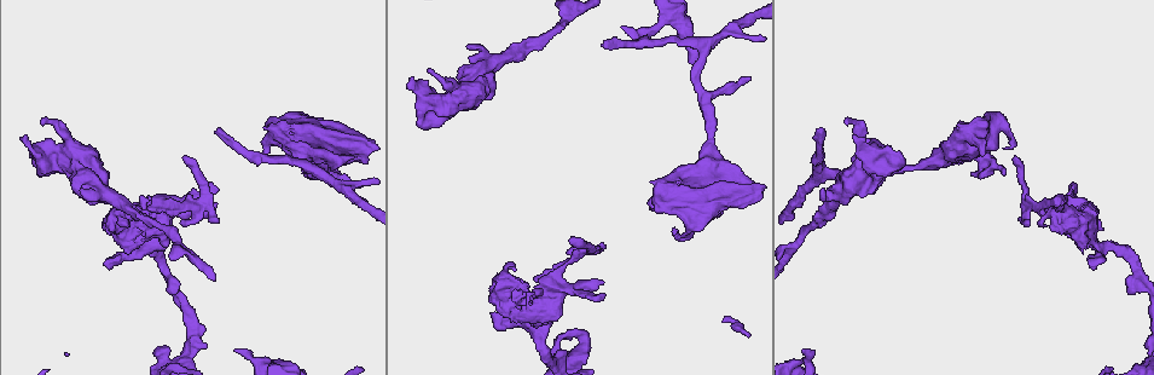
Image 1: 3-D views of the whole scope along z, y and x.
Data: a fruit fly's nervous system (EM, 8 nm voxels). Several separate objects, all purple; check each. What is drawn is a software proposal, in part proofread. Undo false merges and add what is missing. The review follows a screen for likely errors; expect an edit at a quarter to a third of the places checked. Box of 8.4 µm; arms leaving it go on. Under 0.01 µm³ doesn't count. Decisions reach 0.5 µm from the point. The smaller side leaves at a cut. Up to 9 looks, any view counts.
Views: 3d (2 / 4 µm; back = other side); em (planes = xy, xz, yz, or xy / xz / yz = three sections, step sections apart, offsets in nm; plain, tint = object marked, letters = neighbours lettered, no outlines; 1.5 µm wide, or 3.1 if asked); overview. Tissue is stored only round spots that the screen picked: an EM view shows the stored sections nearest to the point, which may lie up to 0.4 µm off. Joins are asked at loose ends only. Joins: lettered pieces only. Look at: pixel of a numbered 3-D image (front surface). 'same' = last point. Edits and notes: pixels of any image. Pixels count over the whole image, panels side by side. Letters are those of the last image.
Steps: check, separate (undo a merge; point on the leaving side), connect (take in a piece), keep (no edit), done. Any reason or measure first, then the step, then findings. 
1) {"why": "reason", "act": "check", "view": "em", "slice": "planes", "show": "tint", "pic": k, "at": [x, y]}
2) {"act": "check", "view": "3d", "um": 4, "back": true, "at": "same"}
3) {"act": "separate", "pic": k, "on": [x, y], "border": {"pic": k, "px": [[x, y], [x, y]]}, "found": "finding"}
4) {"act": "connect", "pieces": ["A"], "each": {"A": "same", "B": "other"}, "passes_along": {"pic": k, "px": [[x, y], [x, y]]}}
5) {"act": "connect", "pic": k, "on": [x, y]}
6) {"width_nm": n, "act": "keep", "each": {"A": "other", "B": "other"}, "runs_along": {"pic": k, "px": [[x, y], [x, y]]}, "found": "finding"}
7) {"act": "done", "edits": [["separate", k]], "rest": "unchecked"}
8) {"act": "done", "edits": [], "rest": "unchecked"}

{"why": "thin end", "act": "check", "view": "3d", "um": 4, "pic": 1, "at": [819, 135]}

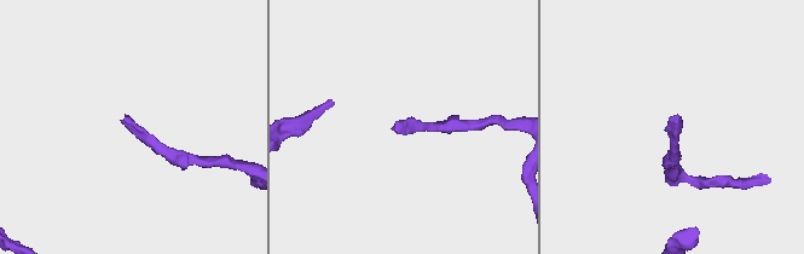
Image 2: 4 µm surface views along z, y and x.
{"act": "check", "view": "em", "slice": "xz", "step": 8, "show": "letters", "pic": 2, "at": [678, 123]}

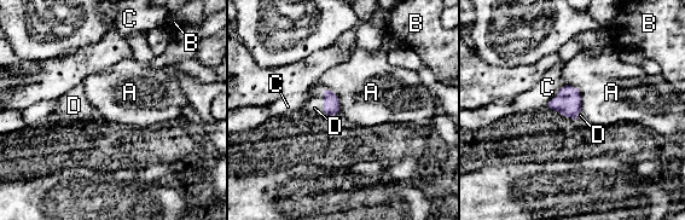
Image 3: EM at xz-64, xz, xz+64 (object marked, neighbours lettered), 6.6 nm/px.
{"why": "another direction", "act": "check", "view": "em", "slice": "planes", "show": "letters", "at": "same"}

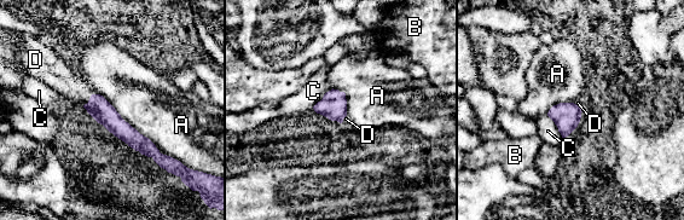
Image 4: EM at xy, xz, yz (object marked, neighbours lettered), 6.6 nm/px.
{"act": "connect", "pic": 4, "on": [59, 76], "each": {"A": "other", "B": "other", "C": "other", "D": "same"}, "passes_along": {"pic": 4, "px": [[98, 106], [91, 97], [59, 76]]}, "found": "it goes on there"}

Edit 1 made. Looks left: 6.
{"why": "an open end", "act": "check", "view": "em", "slice": "xy", "step": 4, "show": "tint", "pic": 1, "at": [336, 171]}

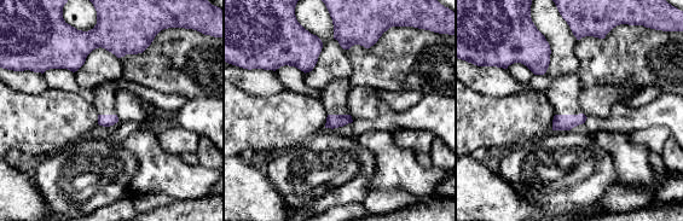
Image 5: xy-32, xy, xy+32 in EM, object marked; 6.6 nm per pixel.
{"act": "check", "view": "em", "slice": "planes", "show": "tint", "at": "same"}

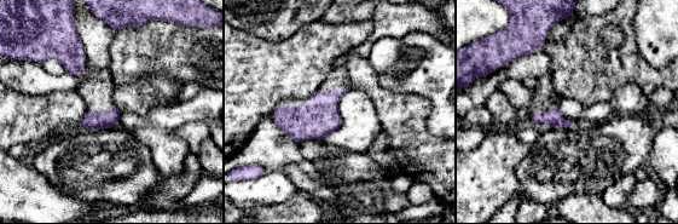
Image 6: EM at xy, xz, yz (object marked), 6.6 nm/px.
{"act": "check", "view": "em", "slice": "planes", "show": "letters", "at": "same"}

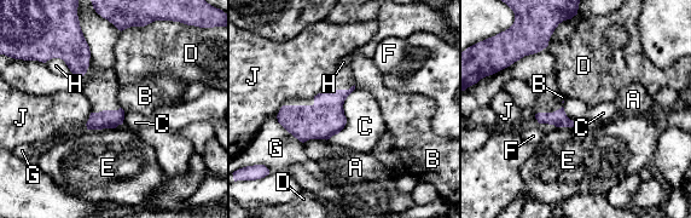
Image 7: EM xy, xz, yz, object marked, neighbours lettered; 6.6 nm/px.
{"act": "keep", "each": {"A": "other", "B": "other", "C": "other", "D": "other", "E": "other", "F": "other", "G": "other", "H": "other", "J": "other"}, "border": {"pic": 7, "px": [[354, 89], [346, 125], [330, 137]]}, "found": "none of them fits"}

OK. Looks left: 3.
{"why": "free end", "act": "check", "view": "3d", "um": 4, "pic": 1, "at": [180, 222]}

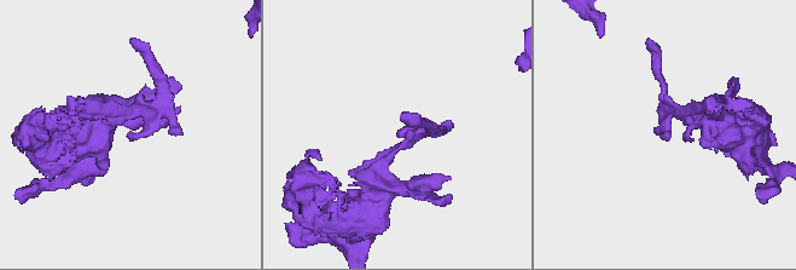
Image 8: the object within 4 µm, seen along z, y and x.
{"why": "need the tissue", "act": "check", "view": "em", "slice": "yz", "step": 8, "show": "letters", "pic": 8, "at": [398, 135]}

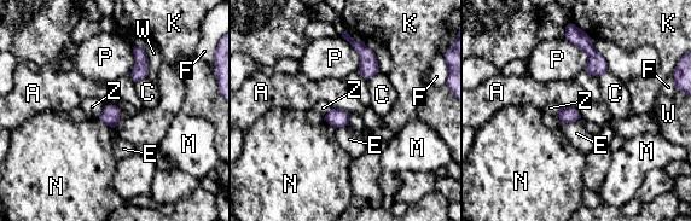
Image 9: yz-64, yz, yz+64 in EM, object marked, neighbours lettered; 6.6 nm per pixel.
{"act": "check", "view": "em", "slice": "planes", "show": "letters", "at": "same"}

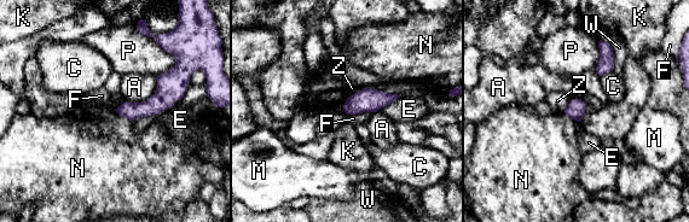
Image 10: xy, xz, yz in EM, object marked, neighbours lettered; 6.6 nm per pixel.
{"width_nm": 120, "act": "keep", "each": {"A": "other", "C": "other", "E": "other", "F": "other", "K": "other", "M": "other", "N": "other", "P": "other", "W": "other", "Z": "other"}, "border": {"pic": 10, "px": [[342, 105], [347, 114], [370, 112]]}, "found": "none of them fits"}

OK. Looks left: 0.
{"act": "done", "edits": [["connect", 4]], "rest": "unchecked"}

